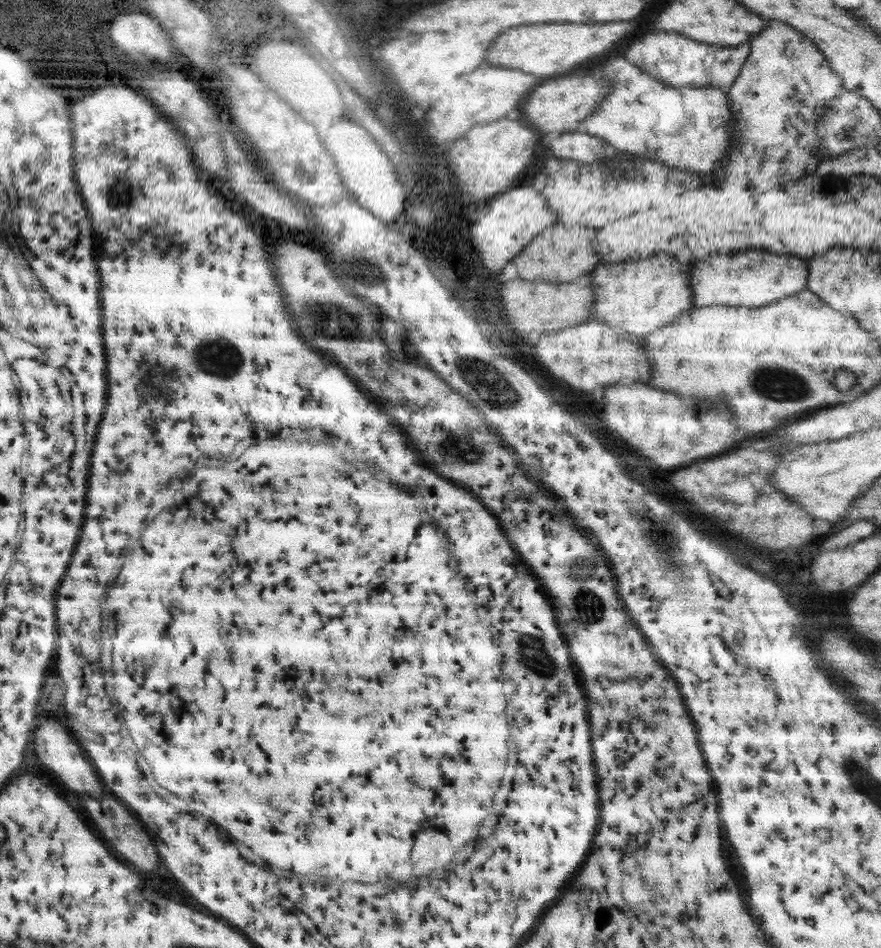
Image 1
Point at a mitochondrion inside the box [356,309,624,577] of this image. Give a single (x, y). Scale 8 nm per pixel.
(489, 383)

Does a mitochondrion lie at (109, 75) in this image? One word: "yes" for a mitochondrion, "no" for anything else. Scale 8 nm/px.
no

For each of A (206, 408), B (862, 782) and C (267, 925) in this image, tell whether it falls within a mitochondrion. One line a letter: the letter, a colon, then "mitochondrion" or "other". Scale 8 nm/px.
A: other
B: mitochondrion
C: other

